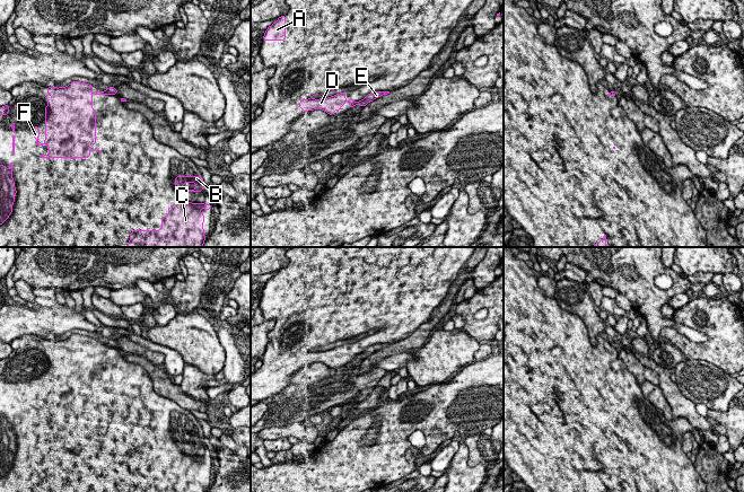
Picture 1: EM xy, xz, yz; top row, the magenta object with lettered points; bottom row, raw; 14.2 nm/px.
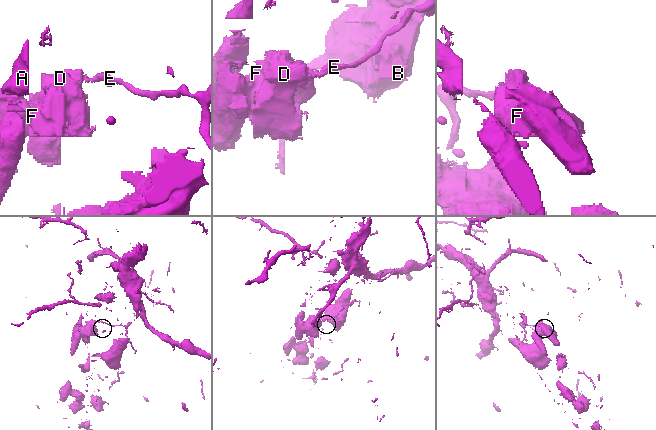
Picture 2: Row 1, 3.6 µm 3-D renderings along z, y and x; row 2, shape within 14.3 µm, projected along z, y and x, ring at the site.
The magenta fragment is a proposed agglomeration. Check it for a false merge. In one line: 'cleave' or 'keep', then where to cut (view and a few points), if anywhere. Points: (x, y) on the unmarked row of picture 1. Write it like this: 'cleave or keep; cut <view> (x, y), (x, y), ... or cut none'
cleave; cut xz (358, 353), (356, 356)

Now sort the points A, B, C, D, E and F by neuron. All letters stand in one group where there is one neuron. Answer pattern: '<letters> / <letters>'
A B C D F / E

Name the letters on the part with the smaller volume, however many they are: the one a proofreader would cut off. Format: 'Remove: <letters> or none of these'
Remove: E

